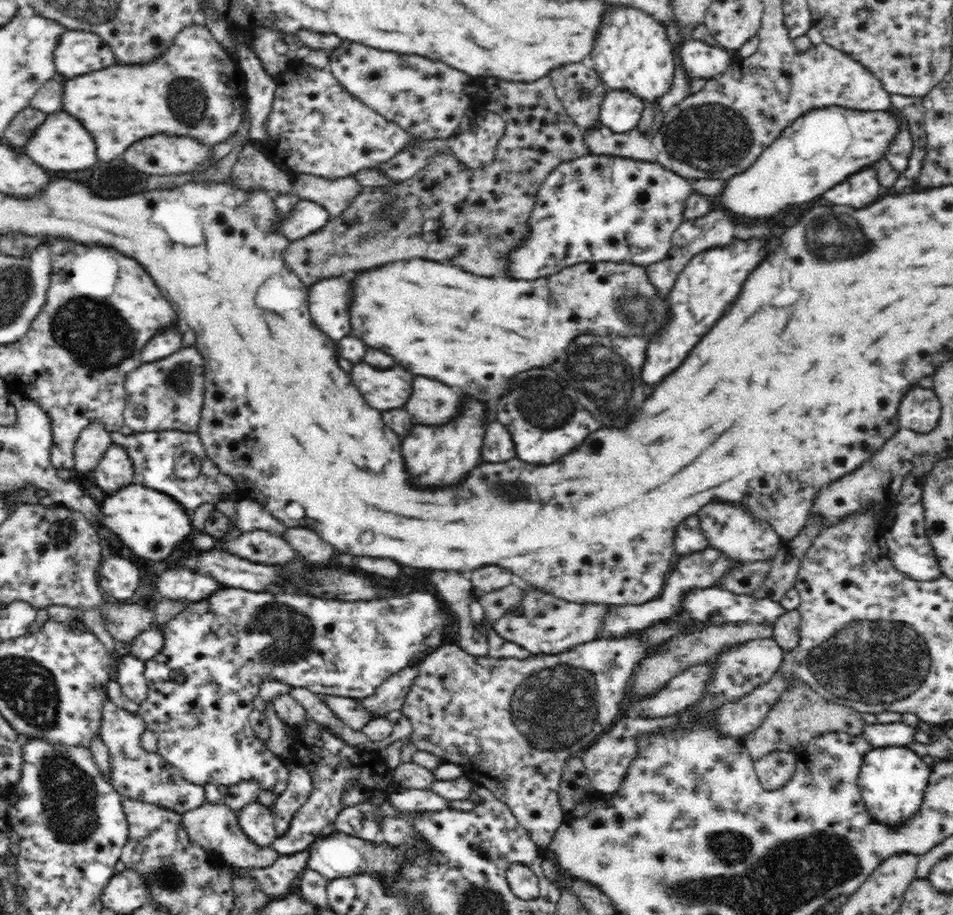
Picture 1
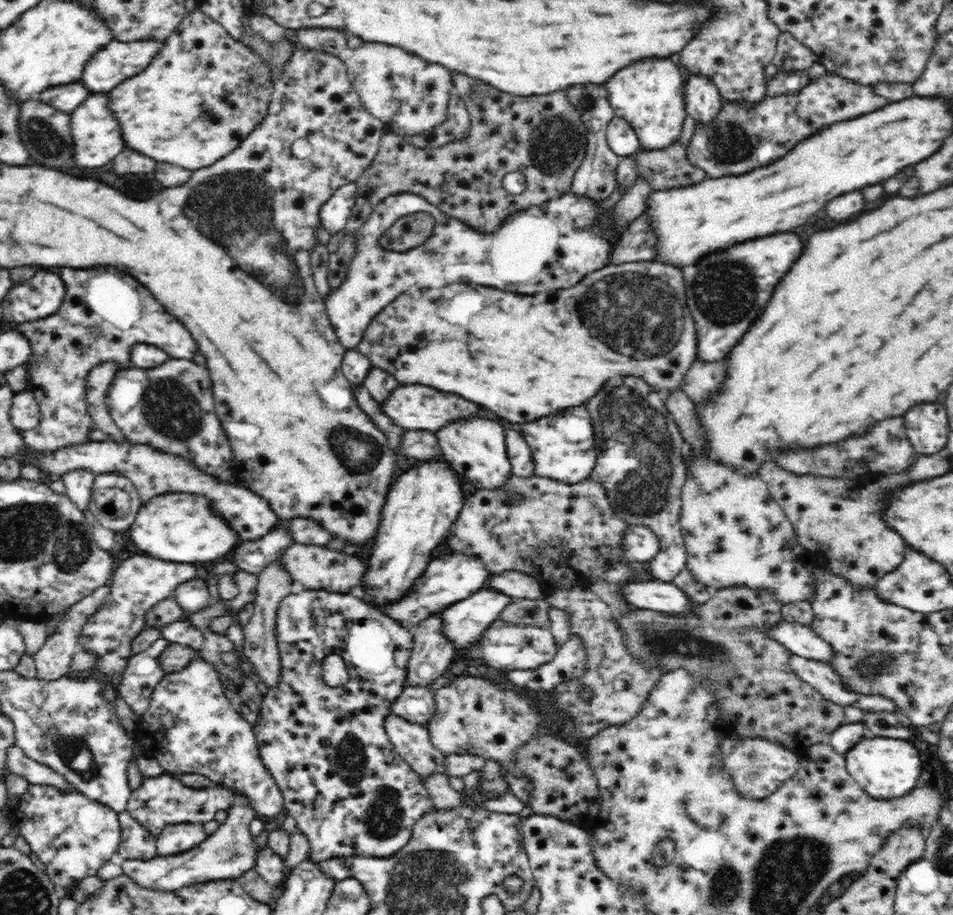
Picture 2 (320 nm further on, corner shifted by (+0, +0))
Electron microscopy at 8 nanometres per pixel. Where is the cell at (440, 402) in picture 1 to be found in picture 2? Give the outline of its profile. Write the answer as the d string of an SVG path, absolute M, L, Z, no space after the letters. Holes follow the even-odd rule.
M478 418L451 422L435 432L444 460L468 484L476 489L500 489L513 474L513 468L504 444L504 428L496 422Z

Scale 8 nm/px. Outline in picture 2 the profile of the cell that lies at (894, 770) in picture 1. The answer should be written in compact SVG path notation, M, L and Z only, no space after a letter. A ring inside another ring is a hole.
M867 733L845 755L848 772L864 792L879 800L904 797L920 783L920 752L910 740L873 736Z

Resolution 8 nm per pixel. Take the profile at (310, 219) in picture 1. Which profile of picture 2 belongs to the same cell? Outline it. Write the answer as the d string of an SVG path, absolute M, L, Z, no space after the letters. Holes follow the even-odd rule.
M348 183L341 186L321 206L319 217L323 228L331 234L340 233L348 224L352 207L355 205L357 183Z

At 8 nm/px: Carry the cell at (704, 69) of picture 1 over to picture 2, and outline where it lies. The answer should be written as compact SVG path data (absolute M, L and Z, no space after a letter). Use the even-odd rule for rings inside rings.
M691 74L685 82L685 109L698 123L712 122L722 108L719 90L711 78Z

